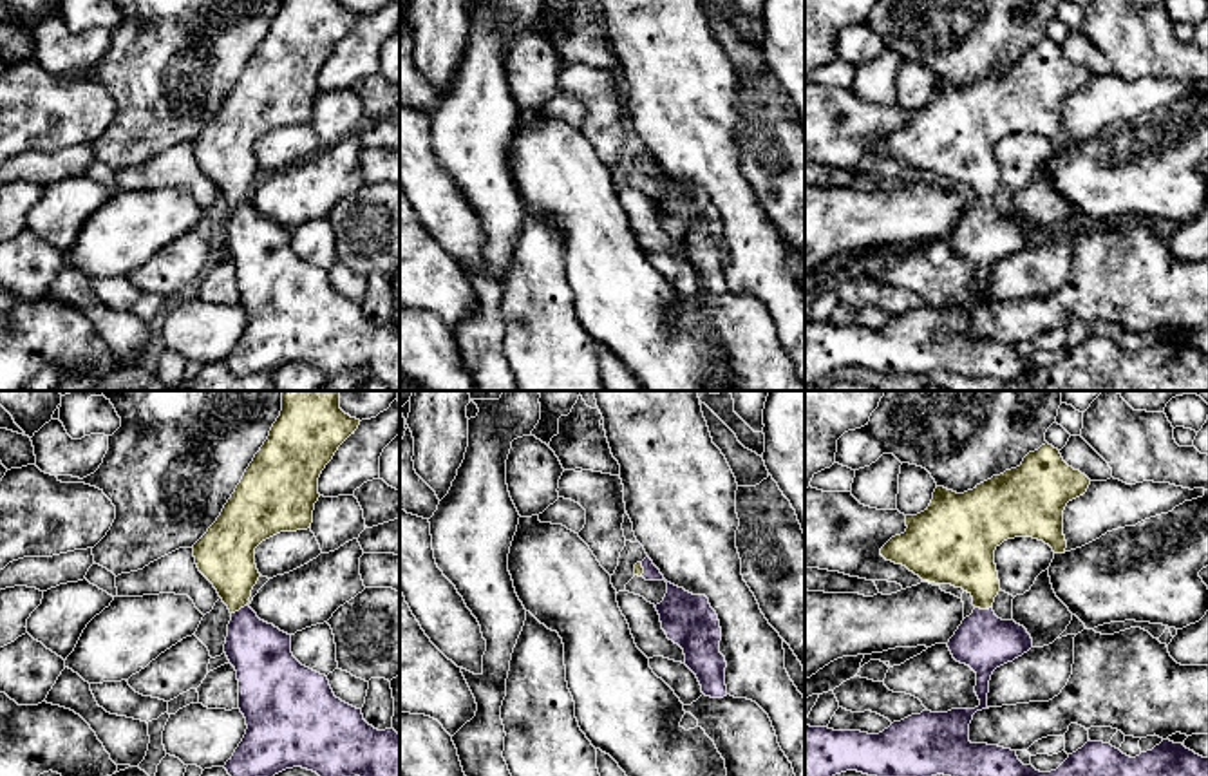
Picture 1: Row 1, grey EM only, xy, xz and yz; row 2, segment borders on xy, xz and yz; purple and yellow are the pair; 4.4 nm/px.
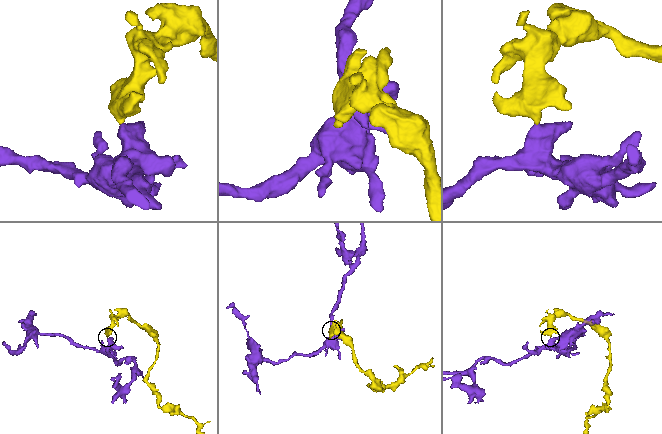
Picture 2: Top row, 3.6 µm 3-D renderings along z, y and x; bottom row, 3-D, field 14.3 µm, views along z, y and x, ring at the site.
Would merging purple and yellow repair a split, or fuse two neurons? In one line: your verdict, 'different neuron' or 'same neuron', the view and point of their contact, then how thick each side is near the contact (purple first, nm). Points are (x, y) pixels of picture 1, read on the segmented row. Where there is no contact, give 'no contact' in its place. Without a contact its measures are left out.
same neuron; contact yz (984, 610); calibres 260 and 280 nm

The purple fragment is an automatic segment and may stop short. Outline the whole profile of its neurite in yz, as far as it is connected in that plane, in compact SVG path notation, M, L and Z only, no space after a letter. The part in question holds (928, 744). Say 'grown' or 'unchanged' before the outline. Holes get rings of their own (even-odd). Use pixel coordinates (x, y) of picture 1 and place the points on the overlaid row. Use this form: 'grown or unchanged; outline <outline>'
grown; outline M1045 443L1029 452L1022 465L957 494L937 487L930 506L906 516L906 532L892 537L881 555L906 566L922 581L951 584L973 597L973 613L962 620L948 648L953 658L977 673L975 693L980 705L951 709L948 713L922 711L893 722L879 734L861 731L834 731L805 725L805 776L835 776L857 771L868 776L1208 776L1208 758L1195 754L1183 743L1163 740L1152 751L1136 758L1103 742L1087 742L1081 749L1051 772L1024 765L1016 751L969 742L973 714L987 707L989 680L996 667L1013 662L1033 648L1027 629L1015 620L1002 620L993 611L1000 591L995 550L1007 539L1033 537L1043 541L1054 554L1065 554L1063 510L1069 501L1083 496L1090 479L1069 467L1060 450Z

